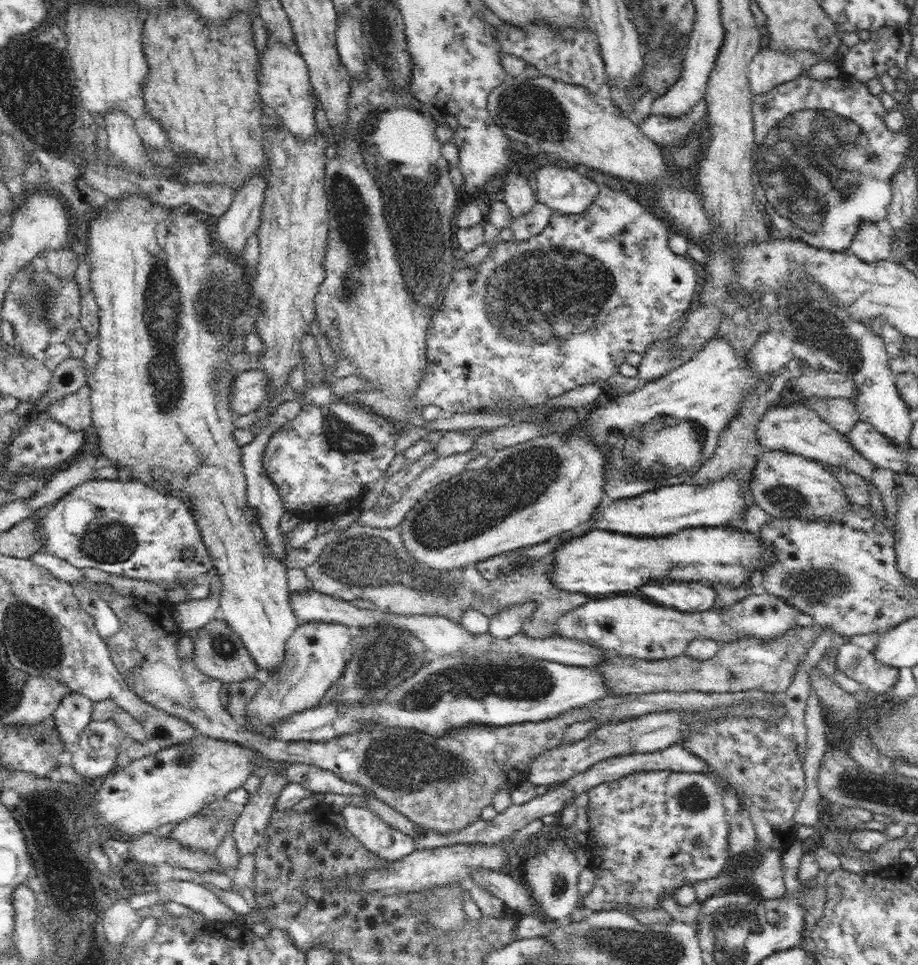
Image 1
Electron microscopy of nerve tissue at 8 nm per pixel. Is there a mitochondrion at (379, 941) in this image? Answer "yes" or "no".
yes

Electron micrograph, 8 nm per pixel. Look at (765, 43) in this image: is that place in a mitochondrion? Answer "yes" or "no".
no

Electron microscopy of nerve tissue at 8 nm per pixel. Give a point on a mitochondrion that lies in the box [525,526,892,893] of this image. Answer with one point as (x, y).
(817, 585)

